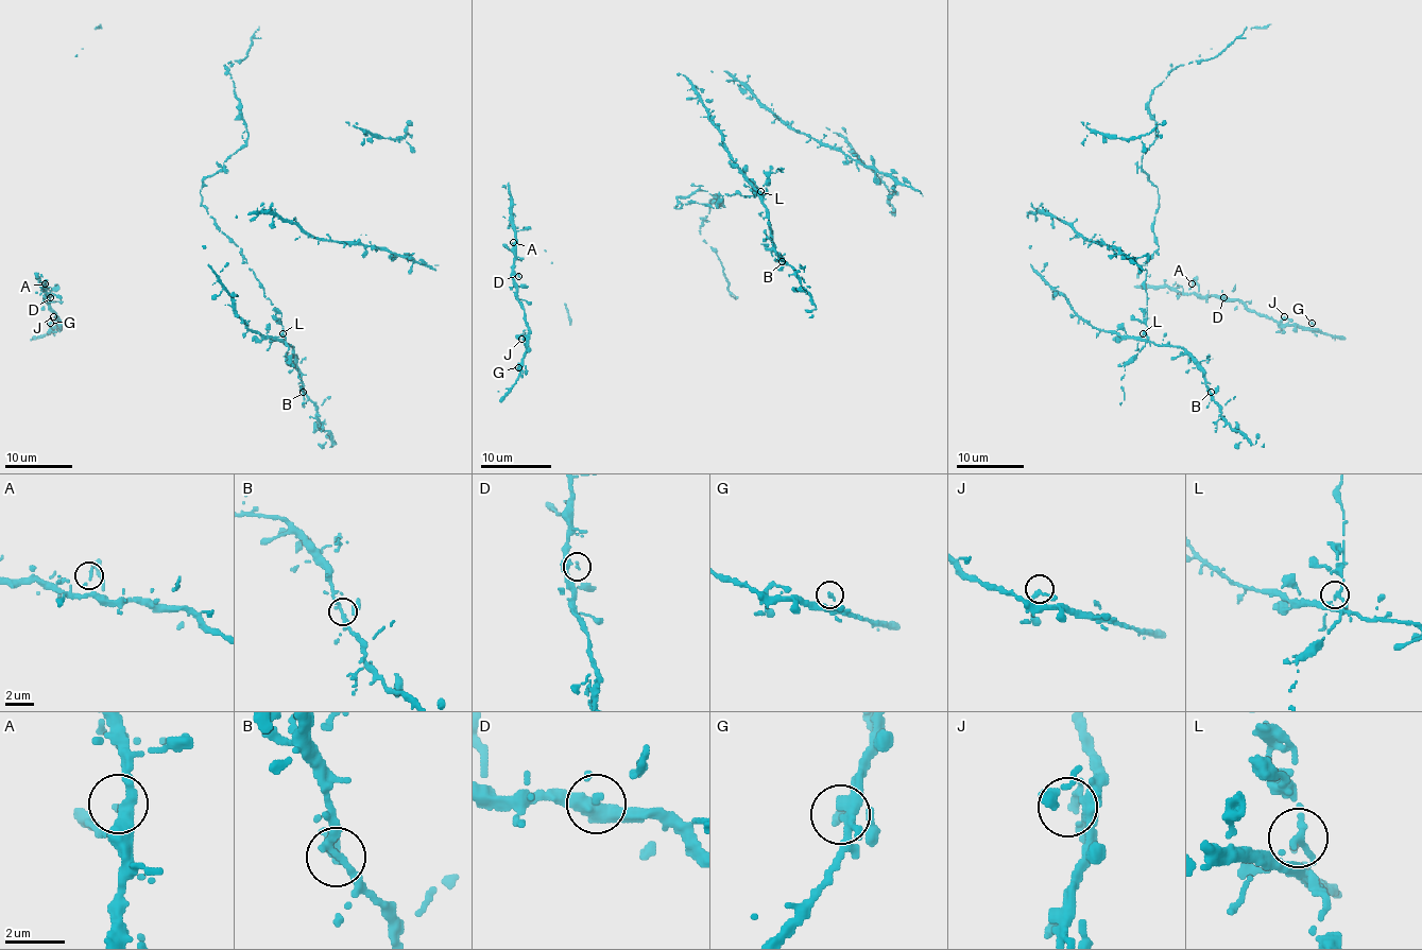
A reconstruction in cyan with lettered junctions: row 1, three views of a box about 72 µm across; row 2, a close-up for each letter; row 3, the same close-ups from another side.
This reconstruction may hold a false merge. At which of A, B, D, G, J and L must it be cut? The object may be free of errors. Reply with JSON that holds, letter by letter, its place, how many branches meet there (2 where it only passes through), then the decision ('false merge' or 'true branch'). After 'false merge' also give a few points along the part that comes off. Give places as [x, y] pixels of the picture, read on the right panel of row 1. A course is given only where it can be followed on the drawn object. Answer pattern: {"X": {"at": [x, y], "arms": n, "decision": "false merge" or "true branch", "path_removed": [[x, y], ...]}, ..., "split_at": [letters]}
{"A": {"at": [1192, 283], "arms": 1, "decision": "true branch"}, "B": {"at": [1211, 392], "arms": 3, "decision": "true branch"}, "D": {"at": [1223, 297], "arms": 2, "decision": "true branch"}, "G": {"at": [1312, 323], "arms": 1, "decision": "true branch"}, "J": {"at": [1284, 316], "arms": 2, "decision": "true branch"}, "L": {"at": [1143, 333], "arms": 2, "decision": "false merge", "path_removed": [[1143, 332], [1160, 205], [1141, 168], [1157, 137], [1151, 91], [1182, 65], [1218, 54], [1246, 26]]}, "split_at": ["L"]}

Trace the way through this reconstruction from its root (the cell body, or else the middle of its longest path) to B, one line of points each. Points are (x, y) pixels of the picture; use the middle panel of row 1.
B: (750, 183), (766, 209), (773, 247), (782, 261)

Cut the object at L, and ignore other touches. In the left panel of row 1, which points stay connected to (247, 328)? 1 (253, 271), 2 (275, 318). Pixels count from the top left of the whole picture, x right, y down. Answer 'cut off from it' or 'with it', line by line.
1: cut off from it
2: cut off from it

